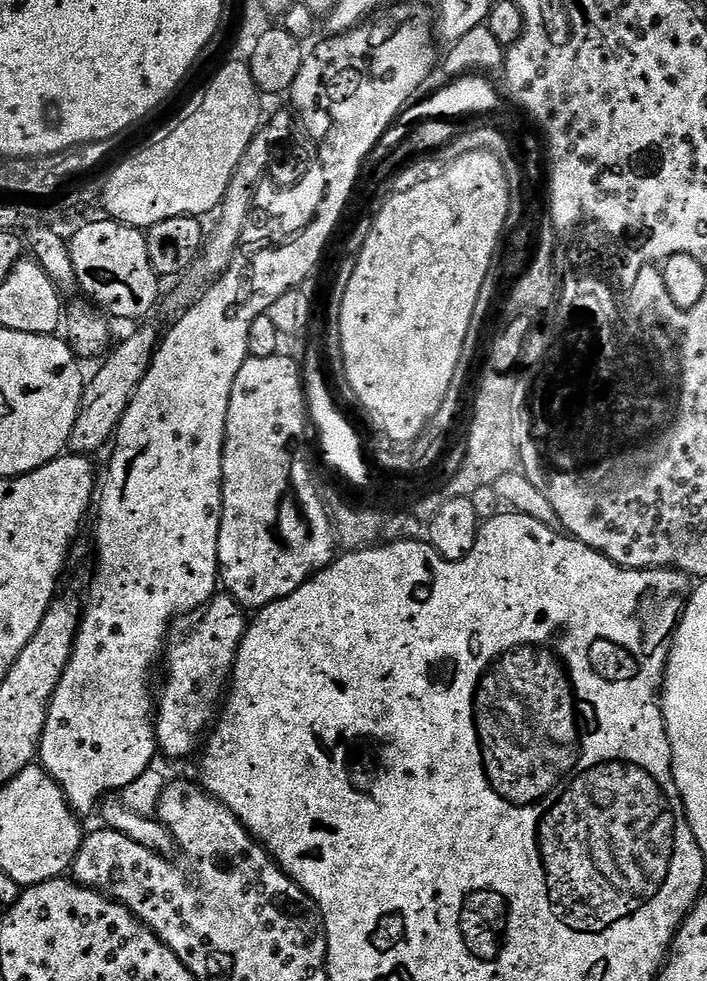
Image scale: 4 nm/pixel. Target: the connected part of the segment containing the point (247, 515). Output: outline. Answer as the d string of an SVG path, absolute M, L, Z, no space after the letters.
M277 354L270 358L258 358L257 356L249 356L248 360L242 366L242 370L238 370L238 378L234 378L234 390L230 390L230 406L228 407L228 417L226 418L226 438L224 439L224 453L222 454L222 522L220 523L220 533L218 534L218 558L220 559L220 578L222 581L222 588L227 595L234 597L240 607L245 610L259 610L272 604L276 600L286 598L290 594L294 594L294 590L298 590L298 586L302 586L307 580L316 575L324 568L328 567L334 559L334 551L337 547L336 533L332 529L332 518L329 509L326 507L326 500L320 497L320 492L316 489L316 480L312 477L312 464L308 461L308 432L310 436L310 417L308 415L308 405L306 403L306 393L304 391L304 377L302 375L302 368L299 363L296 364L290 357L285 354Z

